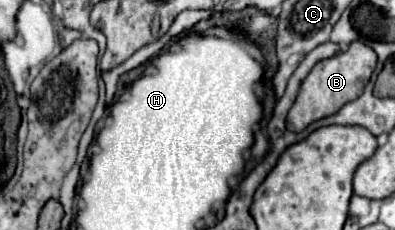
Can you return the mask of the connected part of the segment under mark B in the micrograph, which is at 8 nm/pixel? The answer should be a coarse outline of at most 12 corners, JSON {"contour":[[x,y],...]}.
{"contour":[[372,47],[316,63],[286,127],[302,131],[362,95],[376,69]]}

